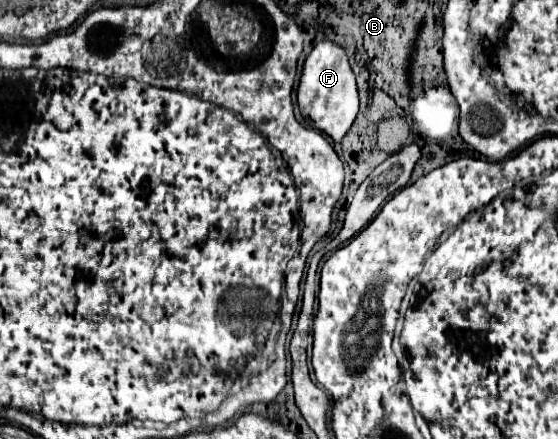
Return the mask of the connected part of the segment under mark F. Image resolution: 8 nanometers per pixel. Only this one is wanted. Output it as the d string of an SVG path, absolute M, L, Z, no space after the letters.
M329 39L319 41L313 51L307 55L301 83L297 91L297 103L301 115L311 121L311 125L323 133L327 133L333 141L341 141L349 127L353 125L359 111L359 95L353 69L349 65L349 57L345 49Z

